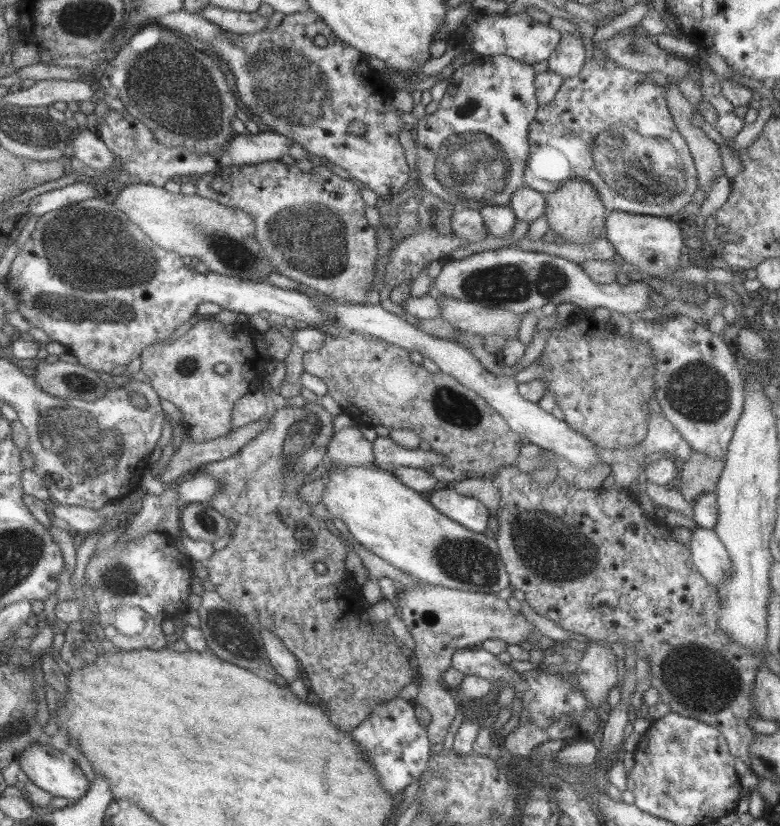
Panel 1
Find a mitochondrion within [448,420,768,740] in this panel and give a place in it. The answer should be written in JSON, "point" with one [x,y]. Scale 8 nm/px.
{"point":[698,680]}

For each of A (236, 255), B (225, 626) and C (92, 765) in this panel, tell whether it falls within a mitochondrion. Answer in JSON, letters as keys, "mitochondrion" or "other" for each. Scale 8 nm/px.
{"A":"mitochondrion","B":"mitochondrion","C":"other"}

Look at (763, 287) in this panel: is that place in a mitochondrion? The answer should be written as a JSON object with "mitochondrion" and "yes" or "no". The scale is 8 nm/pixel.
{"mitochondrion":"no"}

